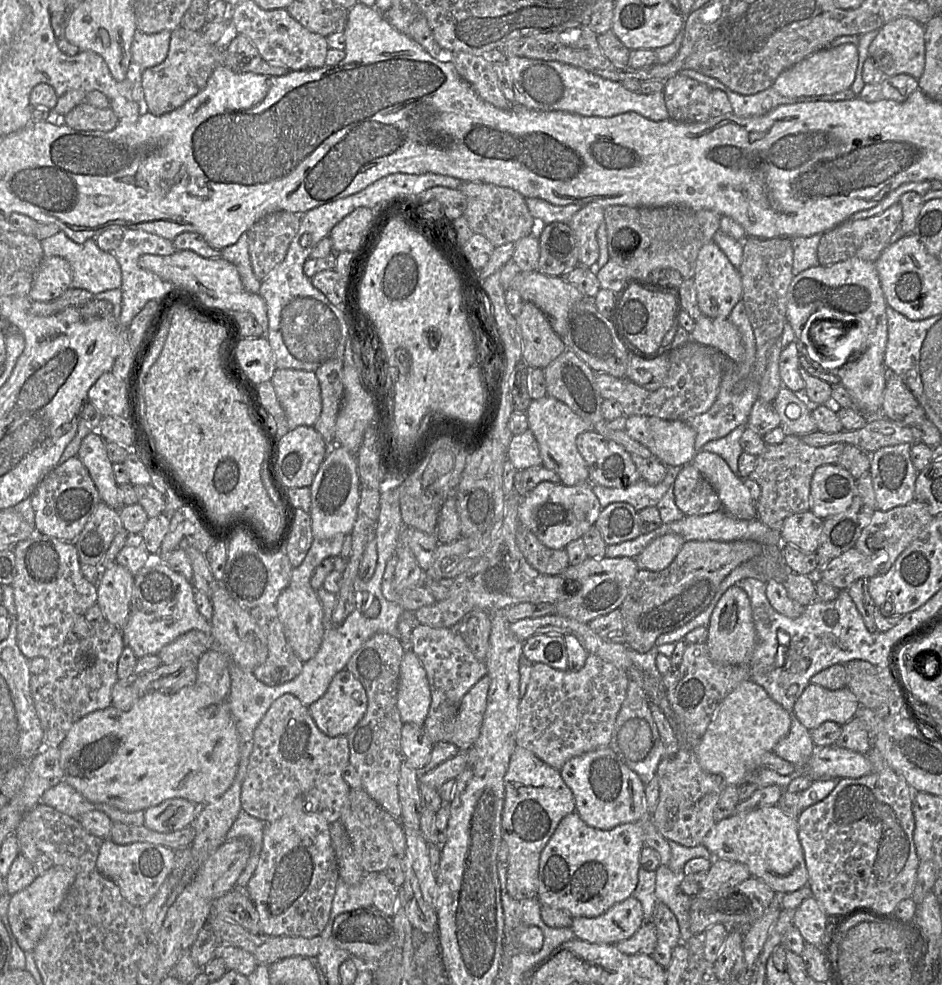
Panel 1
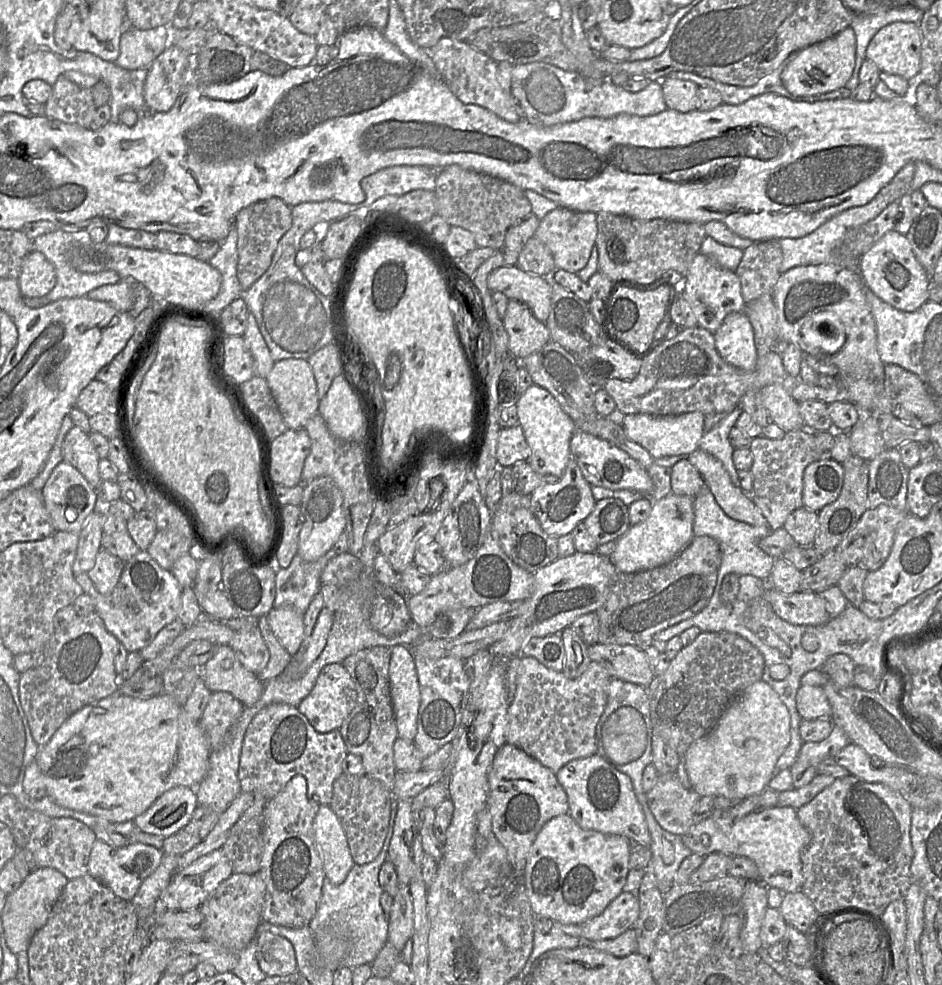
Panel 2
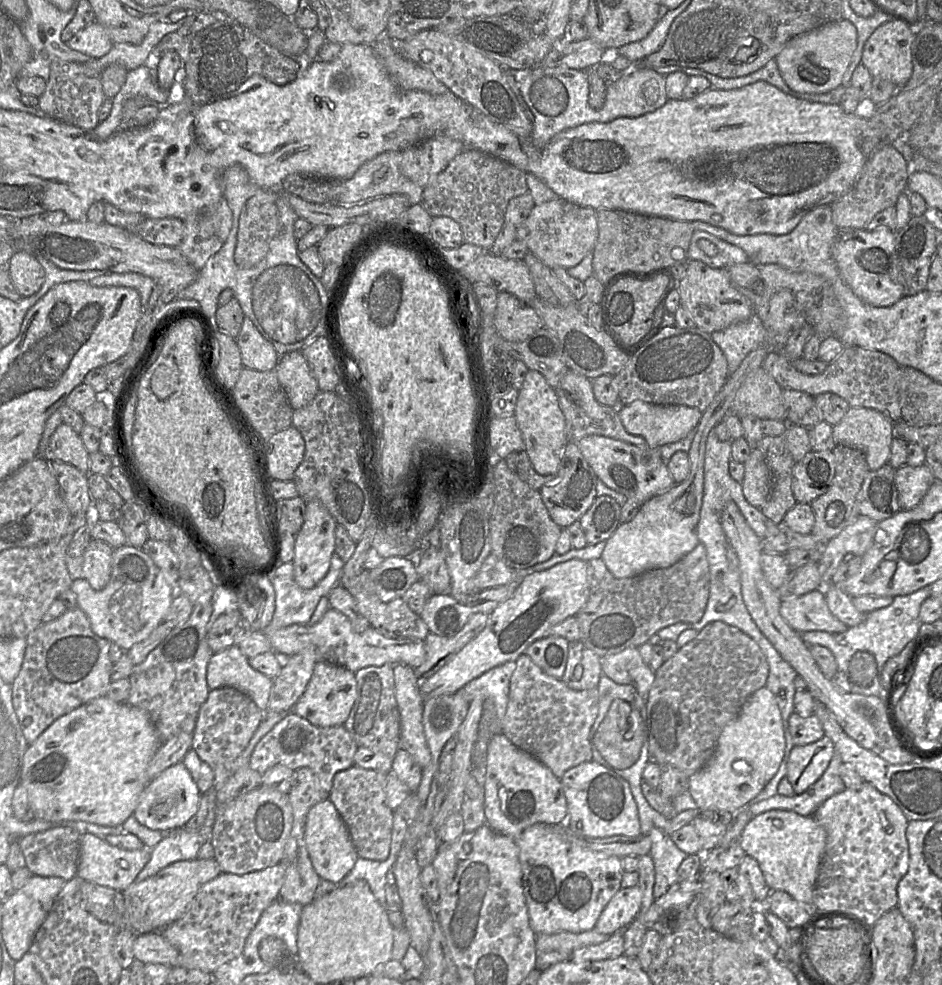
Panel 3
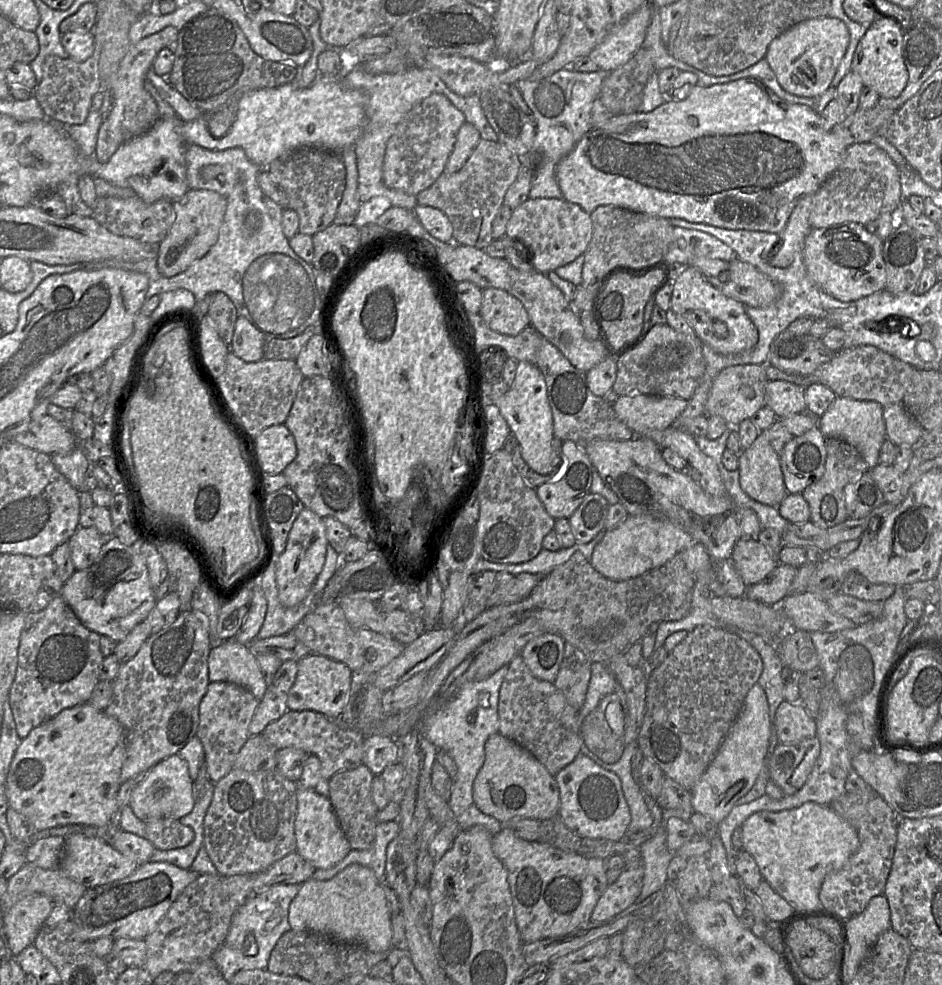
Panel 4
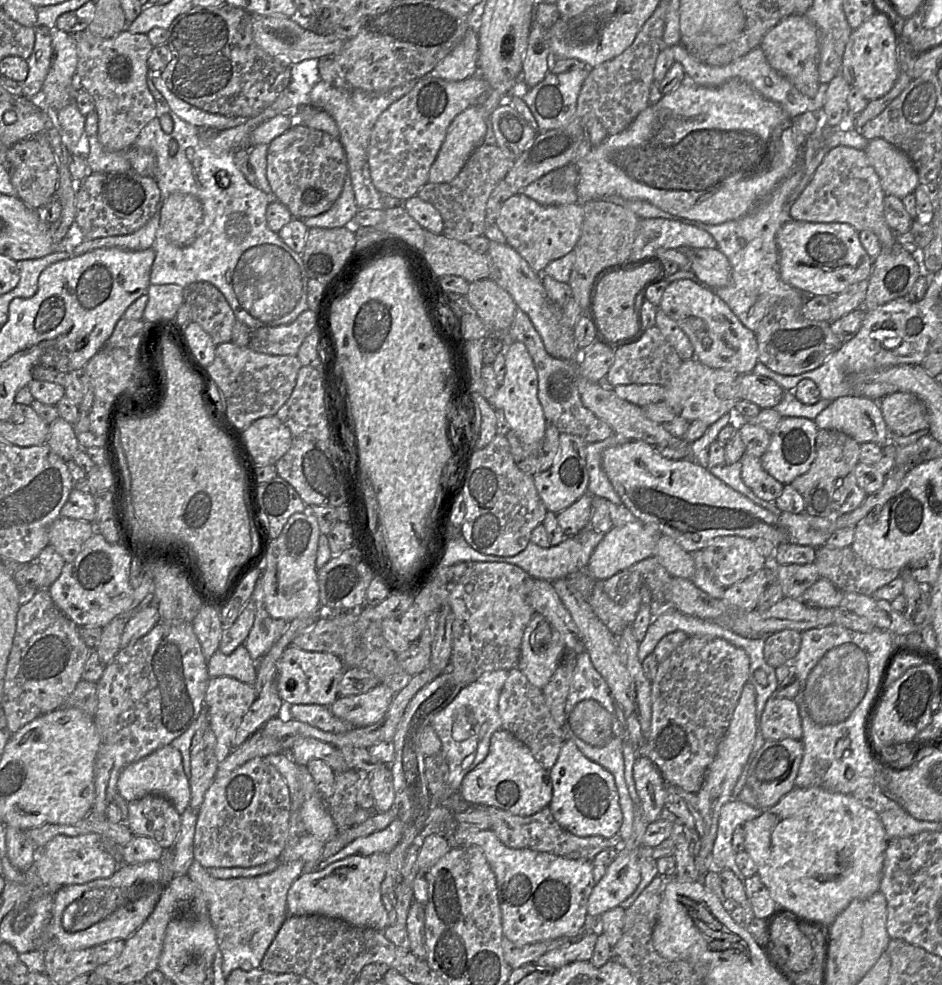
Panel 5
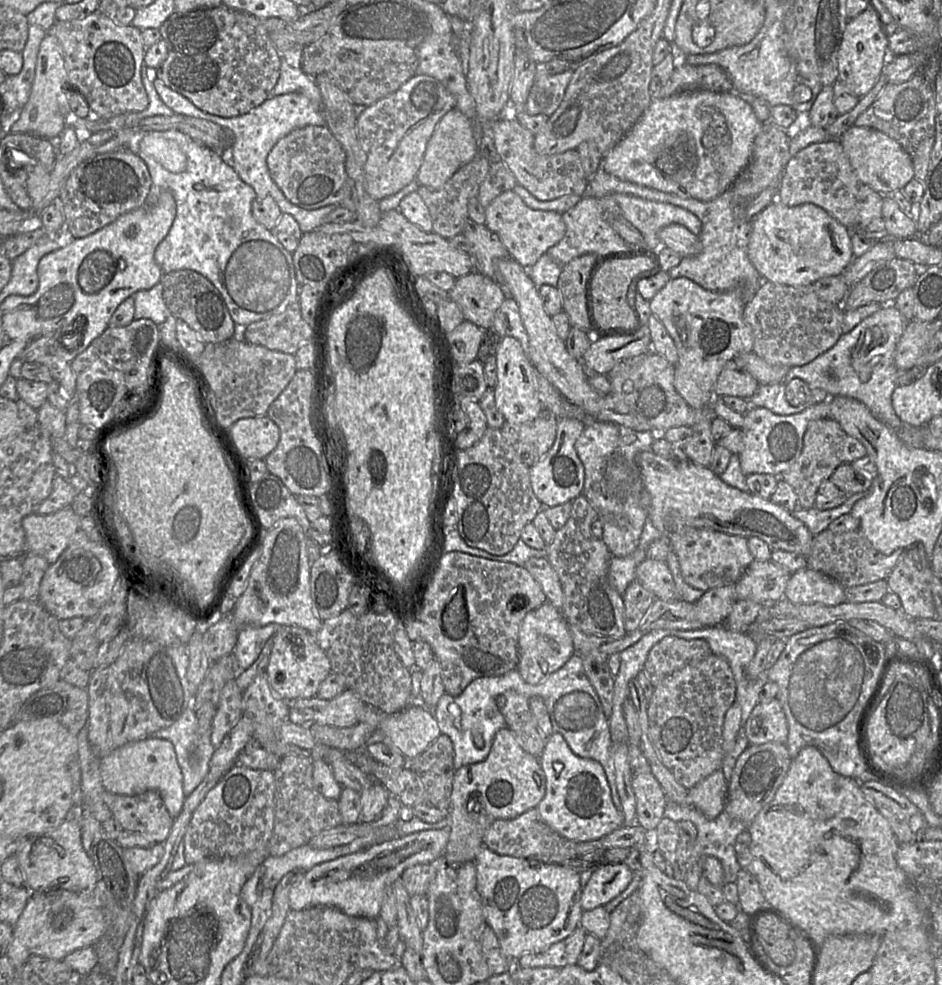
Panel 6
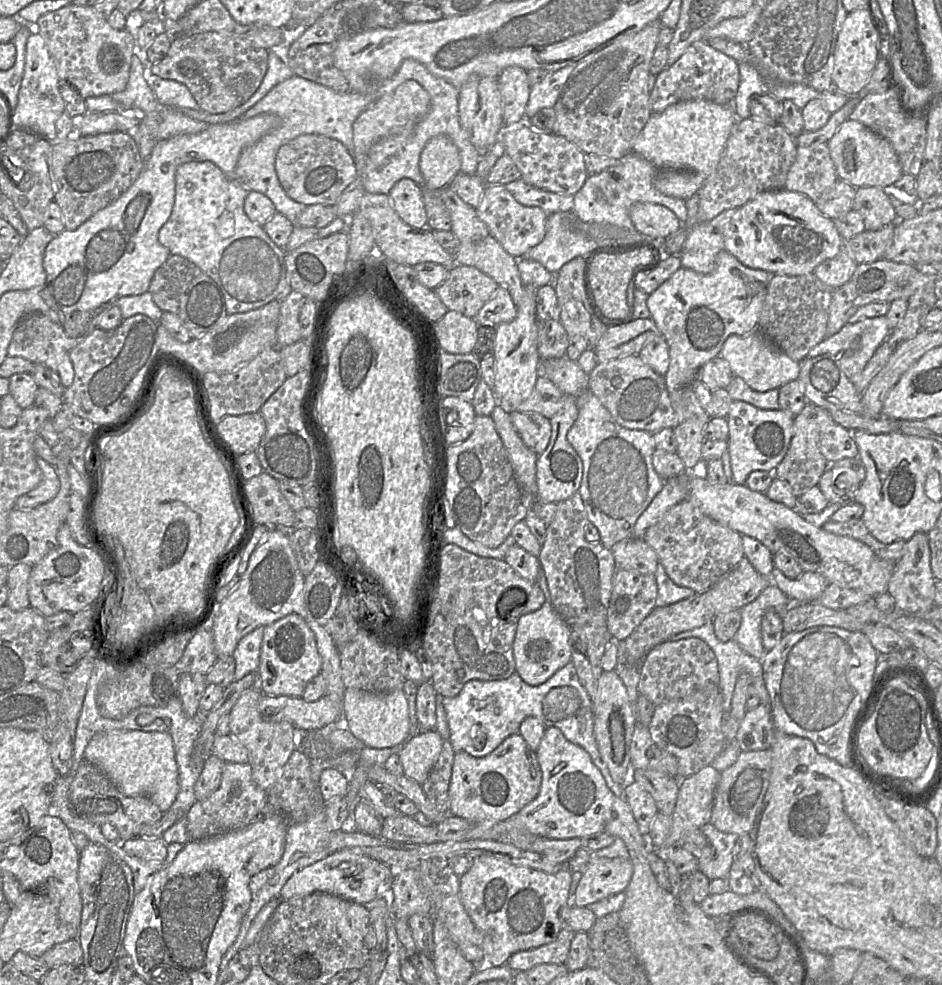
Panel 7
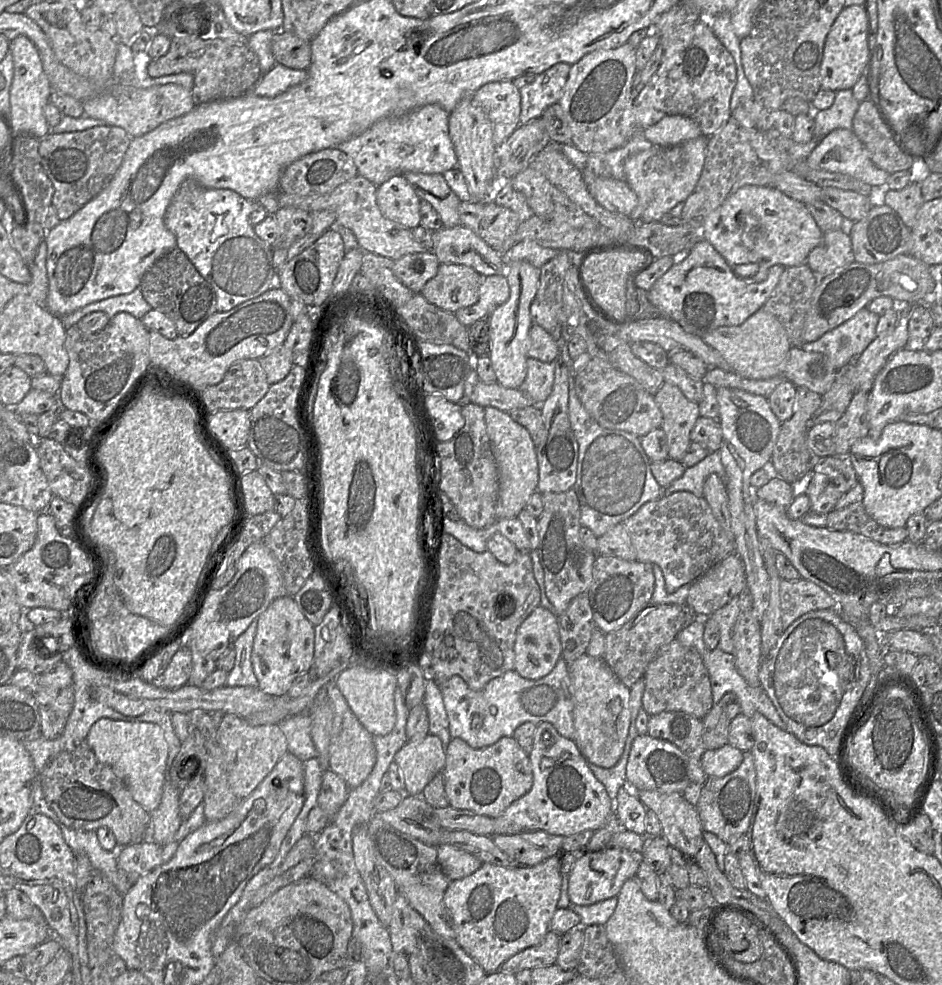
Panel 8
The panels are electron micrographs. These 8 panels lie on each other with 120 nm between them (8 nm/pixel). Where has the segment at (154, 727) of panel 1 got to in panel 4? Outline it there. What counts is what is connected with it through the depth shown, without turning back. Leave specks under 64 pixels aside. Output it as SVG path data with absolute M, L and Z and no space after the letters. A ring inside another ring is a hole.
M87 702L66 708L21 739L6 777L8 806L27 817L36 830L67 824L107 824L117 819L120 811L116 797L121 785L120 774L125 754L125 730L115 718Z

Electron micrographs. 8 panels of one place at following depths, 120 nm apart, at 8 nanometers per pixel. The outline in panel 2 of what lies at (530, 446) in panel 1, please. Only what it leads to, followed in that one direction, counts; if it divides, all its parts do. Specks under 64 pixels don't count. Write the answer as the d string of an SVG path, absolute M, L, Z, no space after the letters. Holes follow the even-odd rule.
M520 425L501 429L497 447L500 467L512 467L518 461L527 460L530 455L531 450Z

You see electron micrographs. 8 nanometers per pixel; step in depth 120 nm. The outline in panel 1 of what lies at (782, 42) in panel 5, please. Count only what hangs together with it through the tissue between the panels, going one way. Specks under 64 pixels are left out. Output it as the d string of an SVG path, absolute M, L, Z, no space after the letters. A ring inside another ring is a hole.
M851 43L828 47L785 70L773 87L779 94L790 98L836 94L851 88L856 78L858 60L858 47Z

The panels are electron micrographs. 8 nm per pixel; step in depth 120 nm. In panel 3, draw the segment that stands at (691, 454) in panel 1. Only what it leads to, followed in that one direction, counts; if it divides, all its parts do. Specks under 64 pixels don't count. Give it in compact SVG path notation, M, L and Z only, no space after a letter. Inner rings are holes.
M641 400L616 409L626 431L641 436L648 446L657 449L665 444L678 442L695 430L702 417L698 409L685 405L656 405Z

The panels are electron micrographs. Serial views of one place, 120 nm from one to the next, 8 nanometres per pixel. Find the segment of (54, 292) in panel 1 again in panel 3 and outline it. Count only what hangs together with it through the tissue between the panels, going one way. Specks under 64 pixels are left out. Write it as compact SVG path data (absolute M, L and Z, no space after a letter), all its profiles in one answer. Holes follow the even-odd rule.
M16 251L7 262L7 270L14 288L22 297L34 295L45 281L44 269L28 252Z

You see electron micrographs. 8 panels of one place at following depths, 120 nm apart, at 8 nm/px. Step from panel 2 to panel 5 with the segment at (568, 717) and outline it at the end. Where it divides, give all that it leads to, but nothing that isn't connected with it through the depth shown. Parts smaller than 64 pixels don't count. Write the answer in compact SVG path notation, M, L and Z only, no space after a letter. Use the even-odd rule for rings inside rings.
M518 667L508 671L508 677L498 700L501 728L509 731L528 747L534 758L547 770L556 763L566 740L562 727L554 720L542 689L531 684Z

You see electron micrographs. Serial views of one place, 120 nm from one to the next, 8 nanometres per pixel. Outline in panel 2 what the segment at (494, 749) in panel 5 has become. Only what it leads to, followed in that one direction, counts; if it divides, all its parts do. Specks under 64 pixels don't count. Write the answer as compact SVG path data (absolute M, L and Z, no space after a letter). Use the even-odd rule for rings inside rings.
M510 743L503 745L496 753L488 772L488 784L492 830L506 849L513 869L524 879L532 844L543 826L556 816L569 814L567 793L556 773Z

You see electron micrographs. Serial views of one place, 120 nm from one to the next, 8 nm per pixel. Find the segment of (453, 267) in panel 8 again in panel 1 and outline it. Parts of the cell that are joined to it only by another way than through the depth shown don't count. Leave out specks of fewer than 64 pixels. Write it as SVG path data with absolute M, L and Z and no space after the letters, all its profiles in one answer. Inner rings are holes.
M525 302L516 317L523 341L523 362L544 369L567 350L564 339L551 327L547 316L533 303Z

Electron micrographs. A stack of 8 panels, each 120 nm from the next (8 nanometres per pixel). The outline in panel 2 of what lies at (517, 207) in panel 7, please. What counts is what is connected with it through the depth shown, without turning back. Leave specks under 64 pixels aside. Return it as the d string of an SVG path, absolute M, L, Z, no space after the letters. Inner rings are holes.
M560 206L550 211L540 220L534 237L549 248L556 268L577 273L588 264L592 249L596 244L597 235L596 213L576 211Z

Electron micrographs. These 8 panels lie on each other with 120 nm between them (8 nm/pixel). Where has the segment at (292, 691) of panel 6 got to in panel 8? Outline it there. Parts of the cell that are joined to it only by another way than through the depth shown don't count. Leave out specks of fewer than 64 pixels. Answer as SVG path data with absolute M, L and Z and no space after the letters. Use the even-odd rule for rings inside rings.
M283 595L271 602L257 618L251 661L258 687L272 697L287 696L293 681L307 673L314 657L315 627L300 611L293 596Z

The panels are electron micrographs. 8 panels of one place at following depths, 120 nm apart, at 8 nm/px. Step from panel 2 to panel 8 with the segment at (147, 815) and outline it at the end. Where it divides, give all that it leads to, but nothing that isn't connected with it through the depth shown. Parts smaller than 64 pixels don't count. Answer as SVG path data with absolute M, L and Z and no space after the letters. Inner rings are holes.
M101 718L92 725L85 740L97 759L109 766L124 782L134 801L148 812L159 806L166 780L168 758L168 745L160 726L146 722Z

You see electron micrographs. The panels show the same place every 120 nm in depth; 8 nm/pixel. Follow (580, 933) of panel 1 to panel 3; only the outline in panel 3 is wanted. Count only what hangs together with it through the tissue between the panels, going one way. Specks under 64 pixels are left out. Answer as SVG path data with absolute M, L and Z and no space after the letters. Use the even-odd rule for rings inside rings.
M639 885L622 887L603 909L595 929L606 935L622 932L640 914L642 900Z

